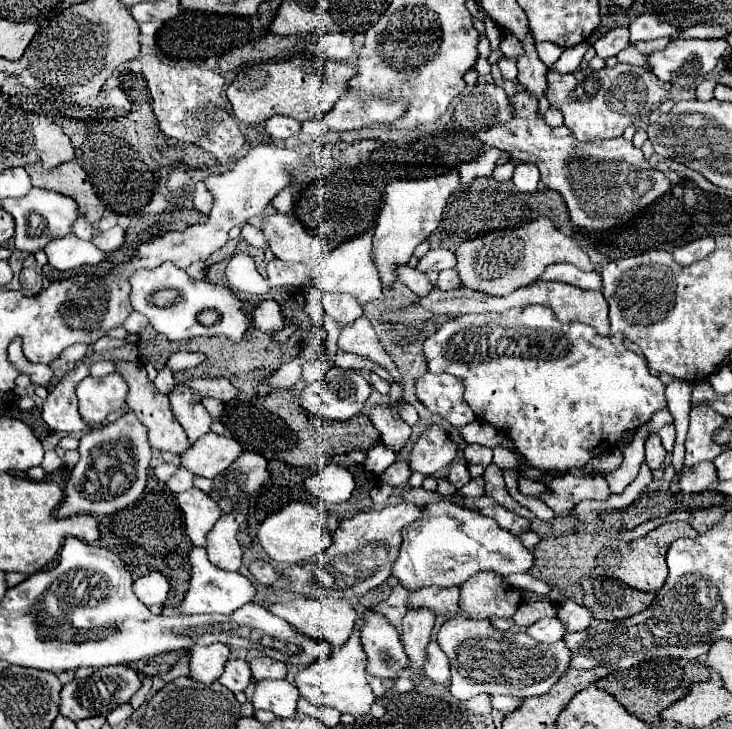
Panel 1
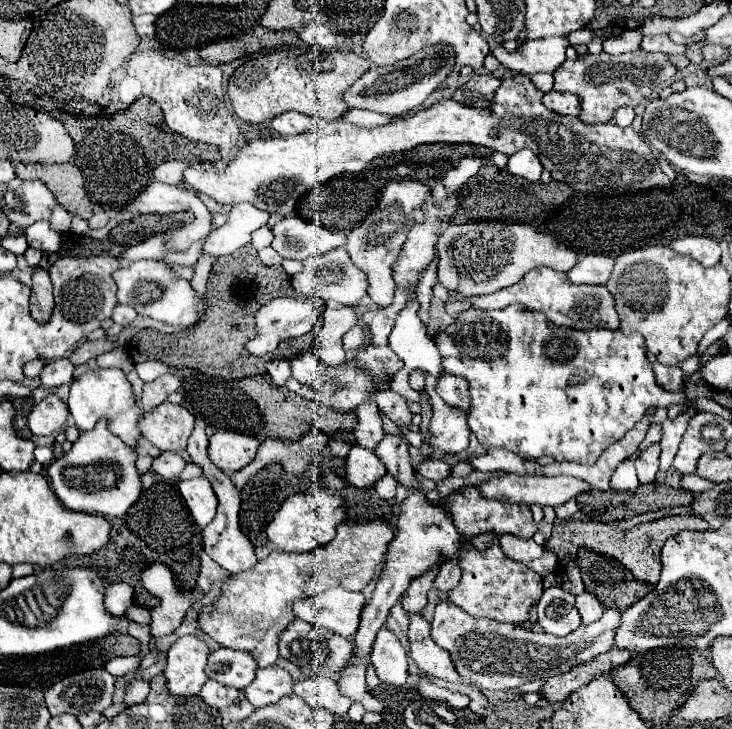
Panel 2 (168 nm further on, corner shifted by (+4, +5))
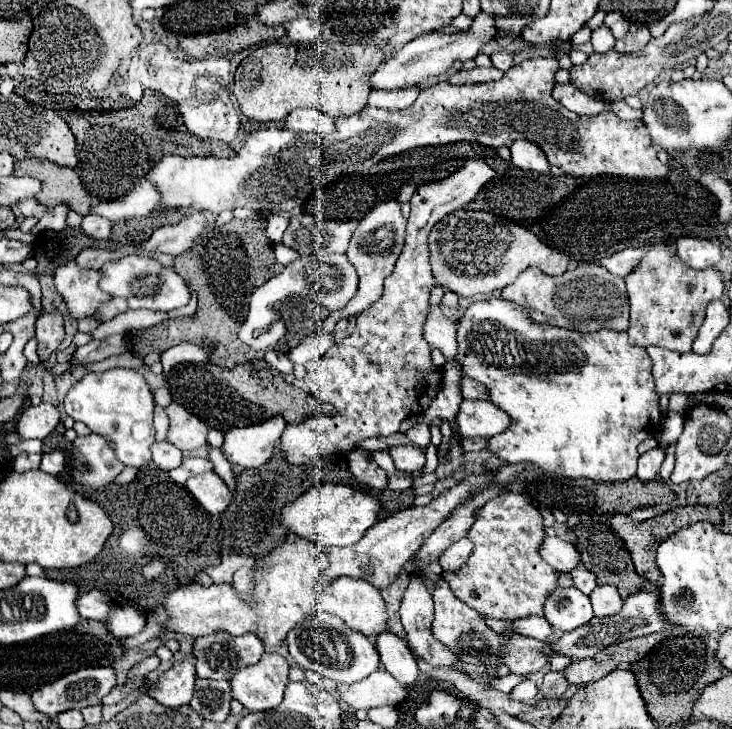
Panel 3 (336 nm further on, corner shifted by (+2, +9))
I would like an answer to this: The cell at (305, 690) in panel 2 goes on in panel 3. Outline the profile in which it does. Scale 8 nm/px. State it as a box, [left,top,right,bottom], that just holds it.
[338,670,408,710]

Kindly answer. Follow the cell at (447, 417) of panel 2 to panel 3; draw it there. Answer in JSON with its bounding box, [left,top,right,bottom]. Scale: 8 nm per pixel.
[456,400,512,438]

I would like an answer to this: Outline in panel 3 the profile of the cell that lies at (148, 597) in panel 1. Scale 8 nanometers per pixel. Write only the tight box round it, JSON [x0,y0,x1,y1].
[76,590,112,620]

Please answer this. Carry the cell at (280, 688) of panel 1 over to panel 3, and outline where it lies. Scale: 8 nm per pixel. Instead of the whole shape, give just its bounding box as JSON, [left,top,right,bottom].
[230,652,288,712]

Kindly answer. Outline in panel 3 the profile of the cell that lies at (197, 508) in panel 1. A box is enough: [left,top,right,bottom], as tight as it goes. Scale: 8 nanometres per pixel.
[186,472,232,514]

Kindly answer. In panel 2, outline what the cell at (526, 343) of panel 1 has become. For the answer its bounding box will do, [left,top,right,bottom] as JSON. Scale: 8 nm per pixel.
[434,304,686,464]

